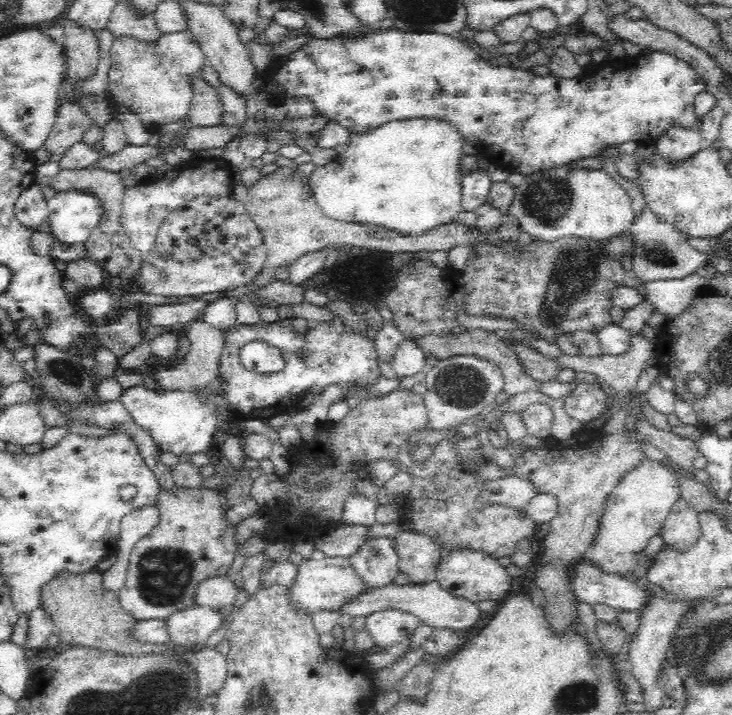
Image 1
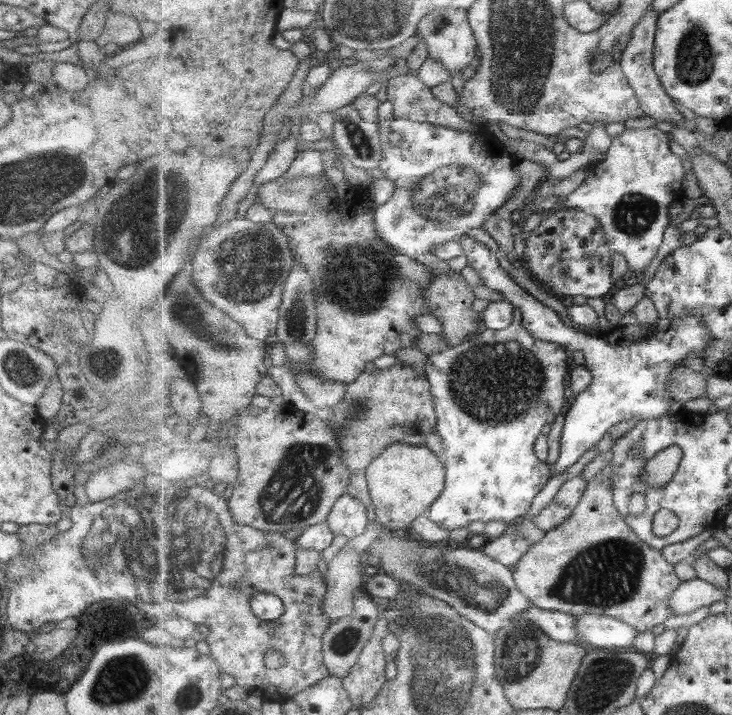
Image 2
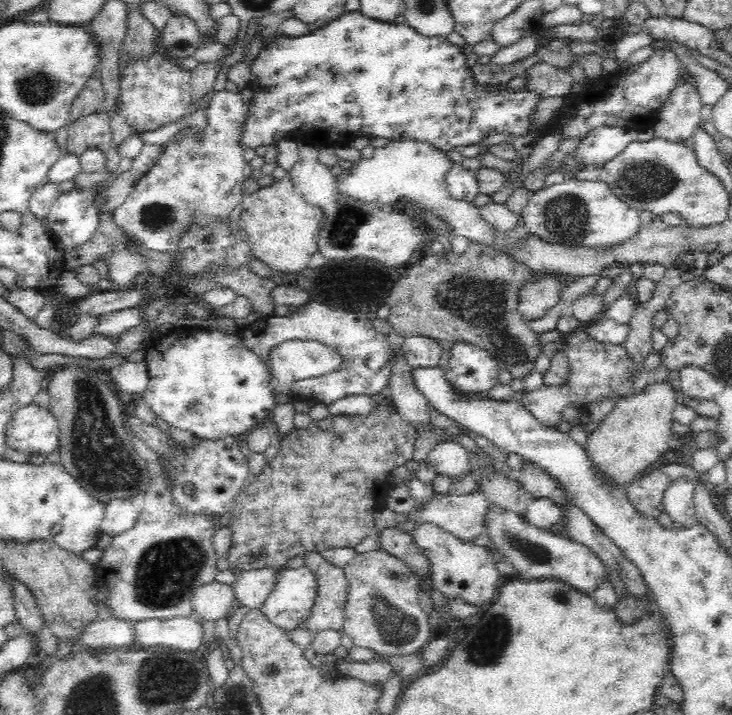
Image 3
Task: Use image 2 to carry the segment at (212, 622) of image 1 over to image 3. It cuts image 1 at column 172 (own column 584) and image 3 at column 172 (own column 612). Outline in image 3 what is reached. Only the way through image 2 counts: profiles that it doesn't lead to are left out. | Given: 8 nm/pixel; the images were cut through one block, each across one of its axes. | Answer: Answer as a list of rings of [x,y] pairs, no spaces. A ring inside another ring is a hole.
[[[190,615],[188,618],[176,616],[165,619],[149,619],[135,624],[135,643],[141,647],[167,646],[183,652],[201,652],[204,628],[200,619]]]

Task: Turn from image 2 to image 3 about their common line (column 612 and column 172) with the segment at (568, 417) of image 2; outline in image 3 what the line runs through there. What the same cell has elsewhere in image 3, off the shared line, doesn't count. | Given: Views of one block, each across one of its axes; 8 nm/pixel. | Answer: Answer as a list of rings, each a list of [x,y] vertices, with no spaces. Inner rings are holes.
[[[179,324],[174,326],[172,329],[166,333],[153,336],[150,339],[148,346],[145,348],[145,363],[148,367],[149,372],[149,384],[146,390],[142,393],[141,398],[153,410],[156,416],[160,420],[164,420],[168,426],[172,428],[178,428],[178,430],[186,430],[190,432],[194,438],[197,440],[211,440],[216,442],[216,440],[222,440],[222,438],[228,437],[240,437],[245,435],[253,427],[266,424],[269,420],[271,410],[275,405],[275,384],[273,384],[272,379],[270,379],[270,374],[267,374],[267,368],[263,367],[262,361],[259,356],[256,356],[251,350],[248,350],[237,337],[237,333],[232,334],[232,336],[224,336],[215,330],[208,331],[202,329],[197,324]]]

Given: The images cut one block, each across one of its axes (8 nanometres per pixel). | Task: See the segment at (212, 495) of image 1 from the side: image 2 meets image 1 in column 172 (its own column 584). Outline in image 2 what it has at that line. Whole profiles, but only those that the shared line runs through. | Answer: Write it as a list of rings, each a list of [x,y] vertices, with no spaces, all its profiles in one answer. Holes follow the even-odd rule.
[[[602,473],[587,485],[587,490],[572,515],[533,544],[515,568],[517,587],[531,601],[531,605],[577,617],[583,614],[609,616],[628,623],[639,633],[653,630],[675,615],[669,604],[673,592],[683,584],[675,574],[673,565],[665,560],[661,551],[645,544],[621,516],[614,503],[612,477],[605,477]]]

